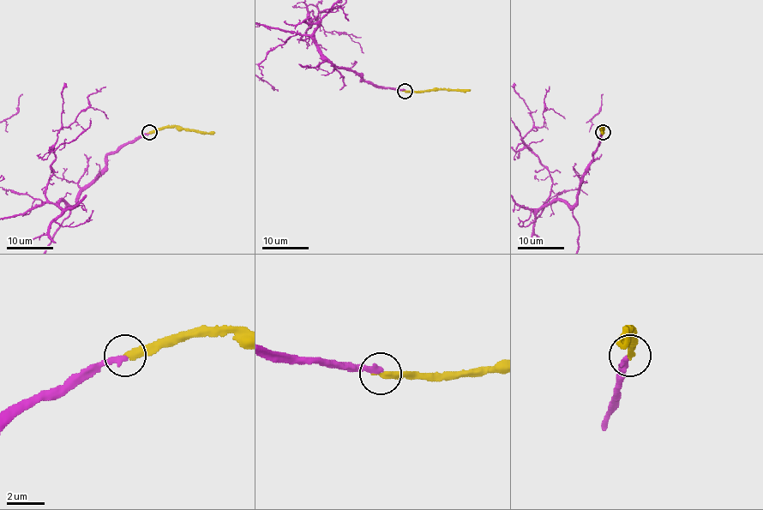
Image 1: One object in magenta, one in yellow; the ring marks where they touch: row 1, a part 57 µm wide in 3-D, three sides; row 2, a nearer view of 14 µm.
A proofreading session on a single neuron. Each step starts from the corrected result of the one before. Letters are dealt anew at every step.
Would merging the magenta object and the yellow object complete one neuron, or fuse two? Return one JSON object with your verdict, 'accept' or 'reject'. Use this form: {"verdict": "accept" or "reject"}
{"verdict": "accept"}

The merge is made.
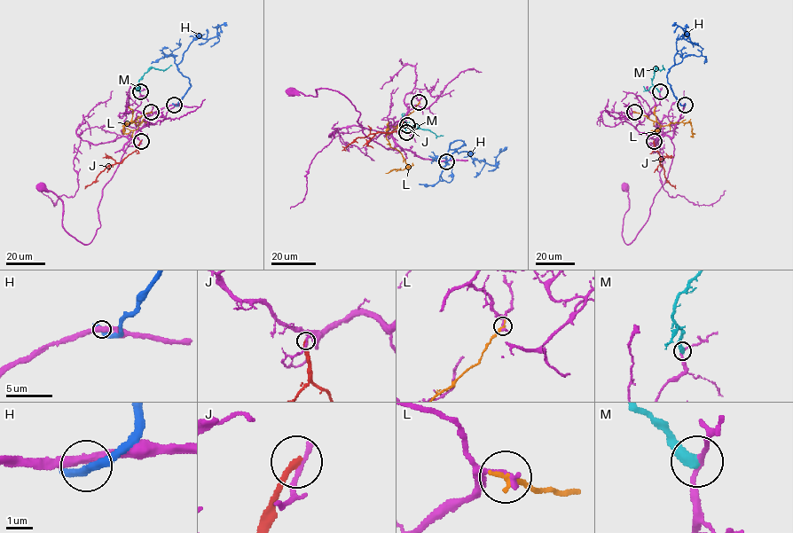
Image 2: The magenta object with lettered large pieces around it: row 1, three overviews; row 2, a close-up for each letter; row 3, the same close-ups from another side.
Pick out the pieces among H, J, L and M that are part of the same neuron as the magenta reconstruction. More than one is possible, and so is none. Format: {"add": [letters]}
{"add": []}

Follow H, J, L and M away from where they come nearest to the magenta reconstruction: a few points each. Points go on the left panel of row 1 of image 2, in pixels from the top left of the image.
H: (174, 104), (190, 86), (177, 68), (189, 44), (197, 37), (216, 35), (216, 28), (227, 25)
J: (141, 141), (134, 152), (120, 162), (108, 165), (85, 188)
L: (151, 112), (122, 125), (126, 122), (141, 122), (137, 129), (122, 134)
M: (140, 91), (138, 81), (148, 69), (165, 70), (172, 65)

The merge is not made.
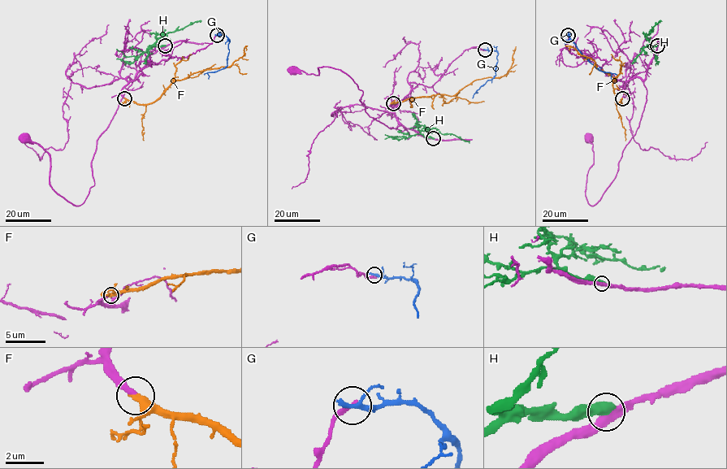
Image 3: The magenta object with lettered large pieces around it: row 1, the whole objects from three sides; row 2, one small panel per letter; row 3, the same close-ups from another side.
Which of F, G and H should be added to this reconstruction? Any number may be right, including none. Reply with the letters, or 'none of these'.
F

